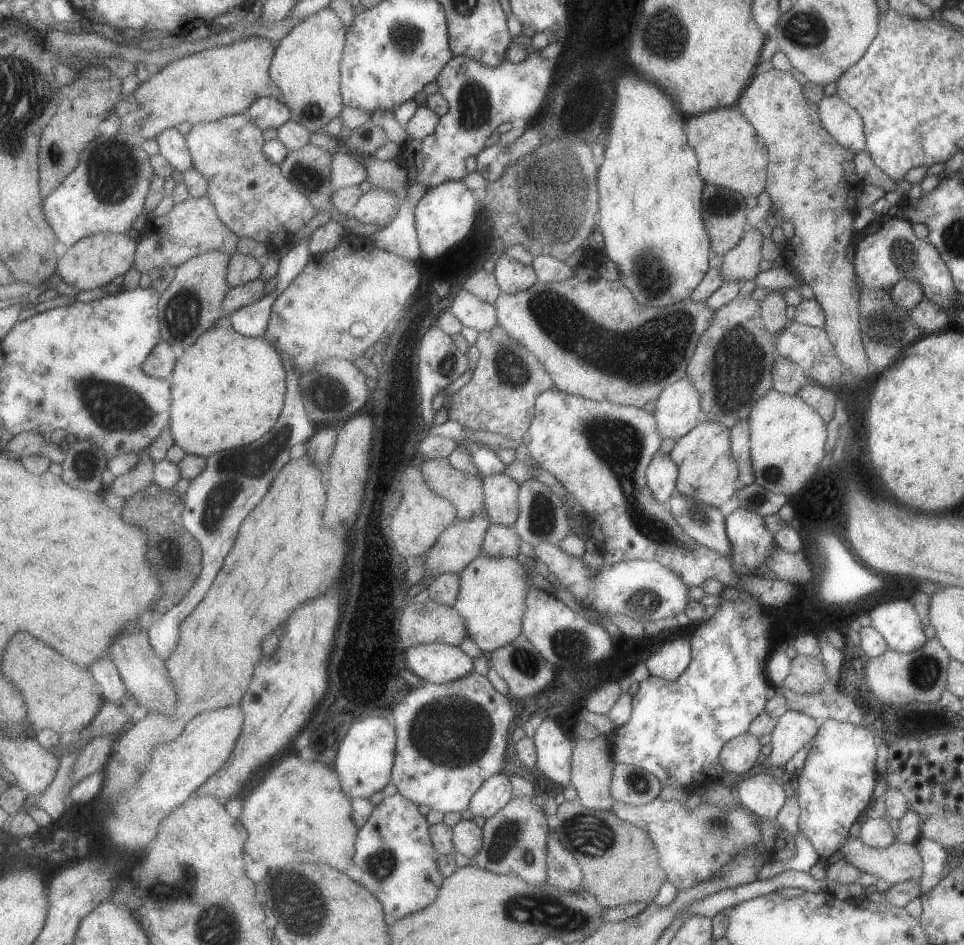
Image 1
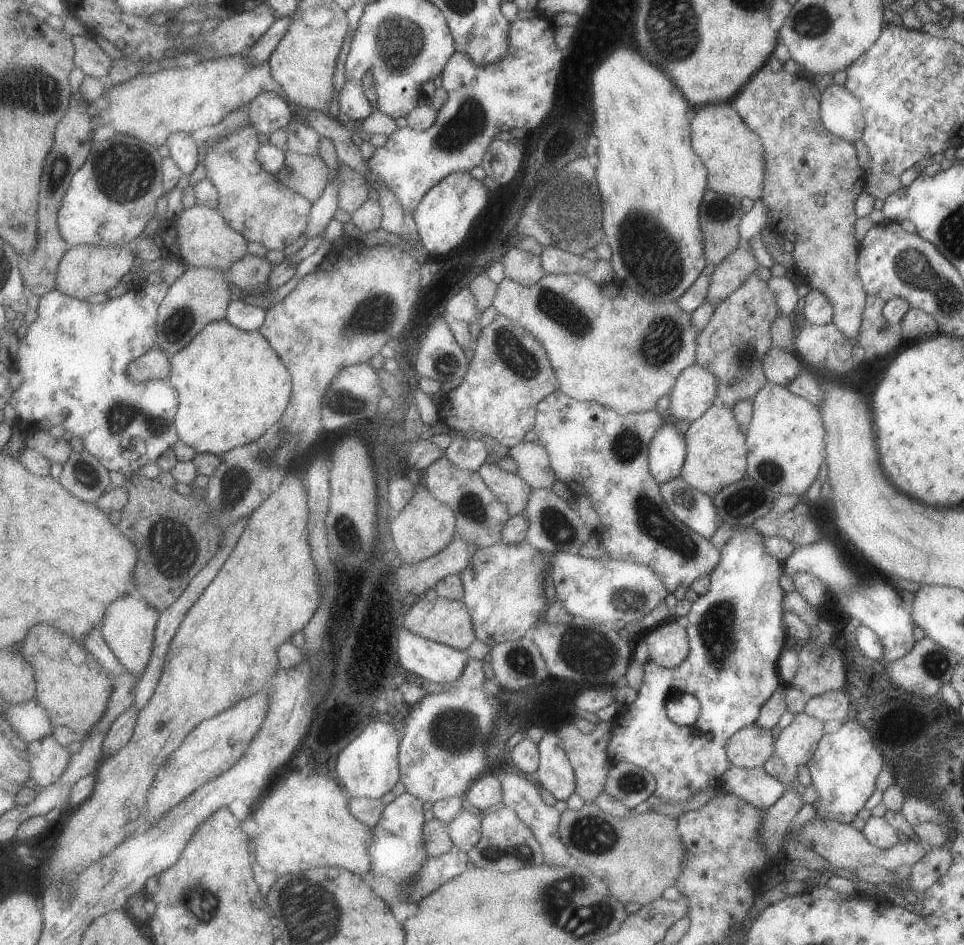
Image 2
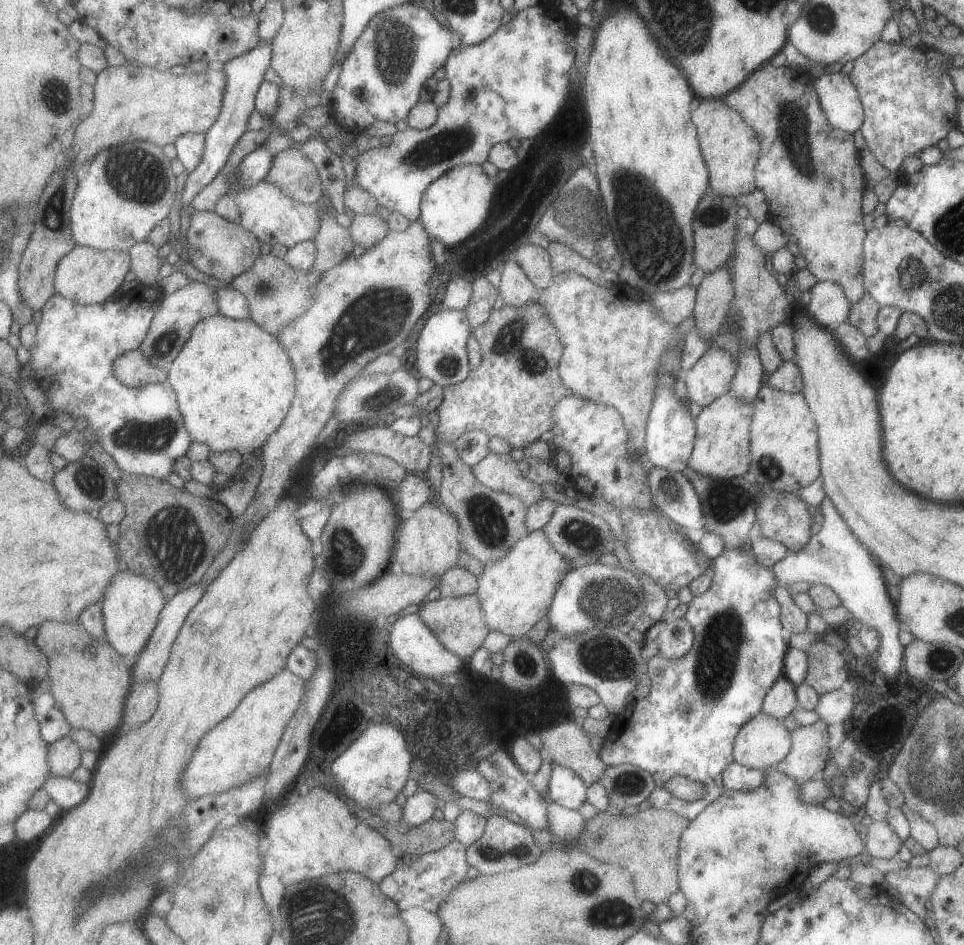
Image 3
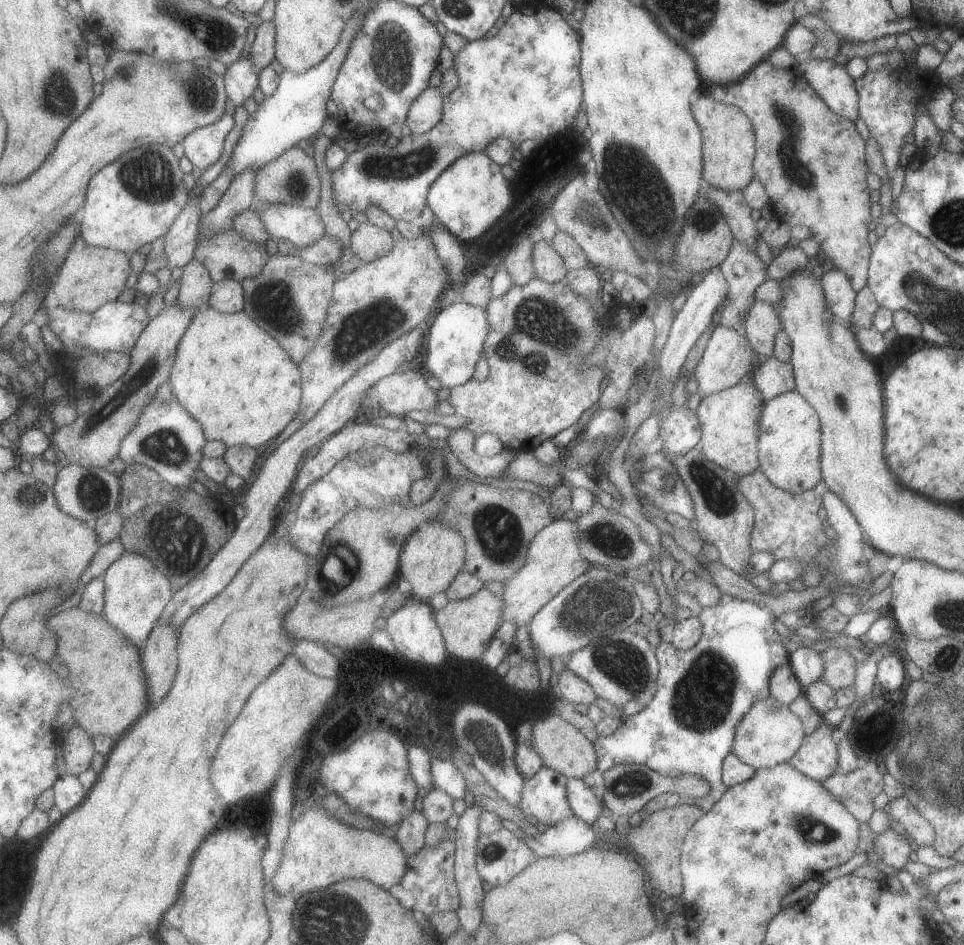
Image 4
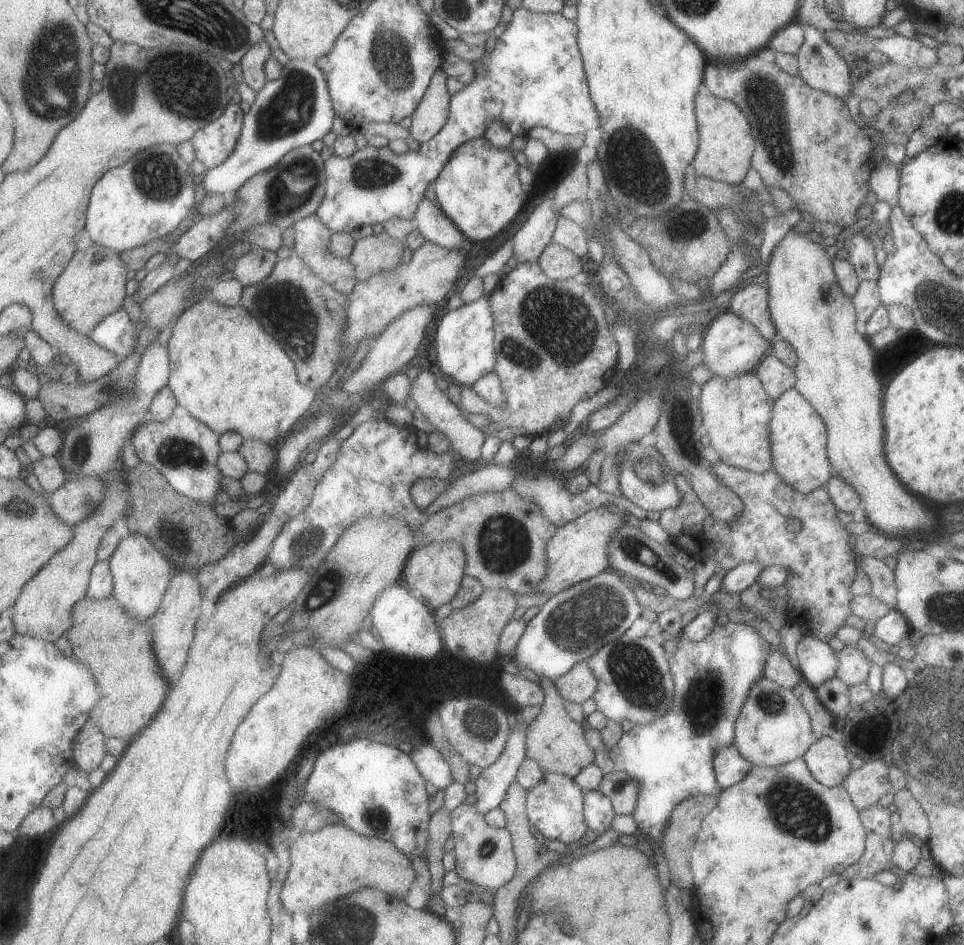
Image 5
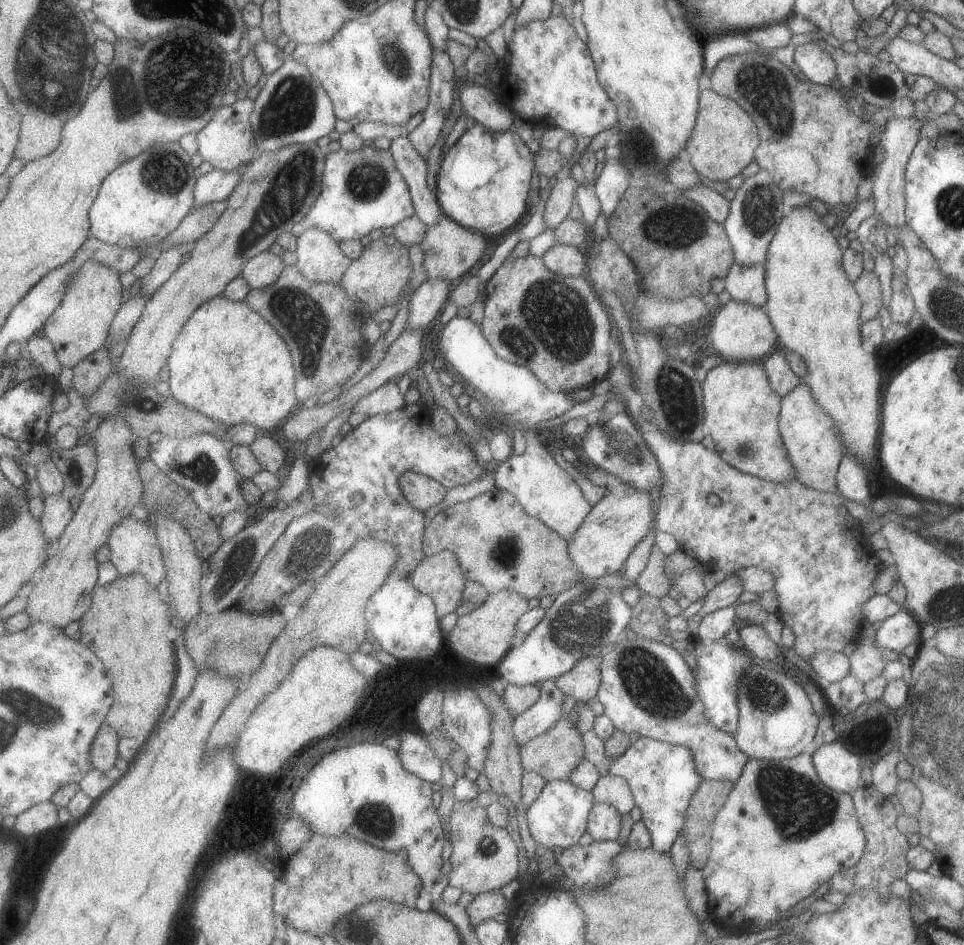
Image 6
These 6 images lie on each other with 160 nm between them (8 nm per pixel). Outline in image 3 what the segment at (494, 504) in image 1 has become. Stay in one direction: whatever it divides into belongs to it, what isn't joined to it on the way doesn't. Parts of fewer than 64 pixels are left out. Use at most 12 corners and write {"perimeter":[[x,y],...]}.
{"perimeter":[[487,454],[472,467],[489,489],[529,507],[542,500],[509,454]]}

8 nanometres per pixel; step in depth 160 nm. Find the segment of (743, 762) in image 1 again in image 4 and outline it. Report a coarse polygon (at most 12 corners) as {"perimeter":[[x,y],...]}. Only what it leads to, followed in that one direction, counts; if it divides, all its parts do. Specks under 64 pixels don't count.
{"perimeter":[[769,694],[737,723],[731,752],[751,768],[788,761],[801,720]]}

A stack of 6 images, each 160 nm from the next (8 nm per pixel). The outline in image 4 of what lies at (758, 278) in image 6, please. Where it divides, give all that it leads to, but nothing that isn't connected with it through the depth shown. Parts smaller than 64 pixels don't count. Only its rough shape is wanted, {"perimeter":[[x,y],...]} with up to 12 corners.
{"perimeter":[[754,300],[742,316],[760,359],[772,355],[780,329],[772,306]]}

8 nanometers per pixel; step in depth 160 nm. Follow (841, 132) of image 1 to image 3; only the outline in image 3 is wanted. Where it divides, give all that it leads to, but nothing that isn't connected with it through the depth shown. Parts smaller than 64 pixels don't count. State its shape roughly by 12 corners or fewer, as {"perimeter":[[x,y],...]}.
{"perimeter":[[848,75],[814,79],[832,128],[853,134],[864,115]]}

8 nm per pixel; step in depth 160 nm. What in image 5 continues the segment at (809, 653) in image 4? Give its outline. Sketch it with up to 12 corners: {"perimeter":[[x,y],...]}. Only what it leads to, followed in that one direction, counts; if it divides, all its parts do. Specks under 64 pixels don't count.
{"perimeter":[[802,636],[796,656],[803,680],[812,687],[838,667],[825,641]]}

